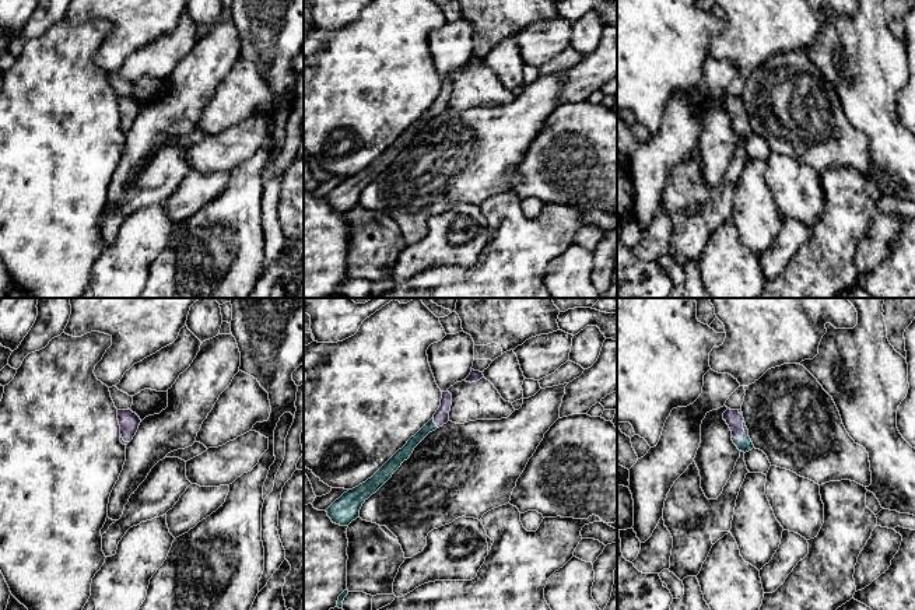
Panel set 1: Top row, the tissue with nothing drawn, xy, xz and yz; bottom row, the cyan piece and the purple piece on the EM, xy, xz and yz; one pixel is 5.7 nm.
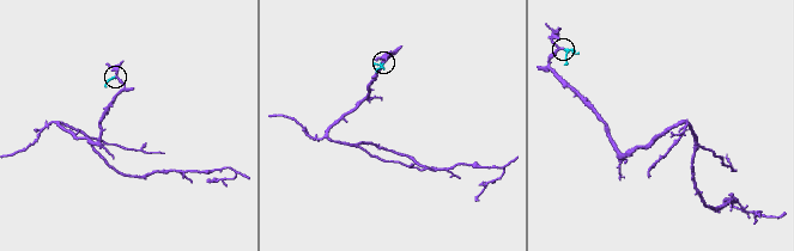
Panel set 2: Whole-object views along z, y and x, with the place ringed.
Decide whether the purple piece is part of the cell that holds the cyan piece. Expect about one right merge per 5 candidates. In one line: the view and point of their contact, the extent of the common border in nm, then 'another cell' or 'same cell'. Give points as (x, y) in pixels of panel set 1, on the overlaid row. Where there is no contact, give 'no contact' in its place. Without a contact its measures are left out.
yz (743, 428) | 130 nm | same cell

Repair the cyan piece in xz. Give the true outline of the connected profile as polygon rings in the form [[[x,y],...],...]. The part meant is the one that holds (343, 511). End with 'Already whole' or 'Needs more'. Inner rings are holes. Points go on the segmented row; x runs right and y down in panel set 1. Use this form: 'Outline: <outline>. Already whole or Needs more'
Outline: [[[442,392],[441,406],[434,417],[414,435],[407,444],[399,449],[371,478],[358,487],[348,490],[339,499],[336,499],[327,509],[327,516],[333,523],[348,526],[353,520],[360,518],[362,504],[375,494],[410,458],[414,448],[432,431],[449,421],[449,411],[452,406],[452,395]]]. Needs more

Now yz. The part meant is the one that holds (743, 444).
Outline: [[[728,409],[723,413],[723,420],[732,431],[732,441],[737,446],[737,449],[744,453],[751,451],[754,445],[749,437],[749,430],[746,427],[742,410]]]. Needs more

